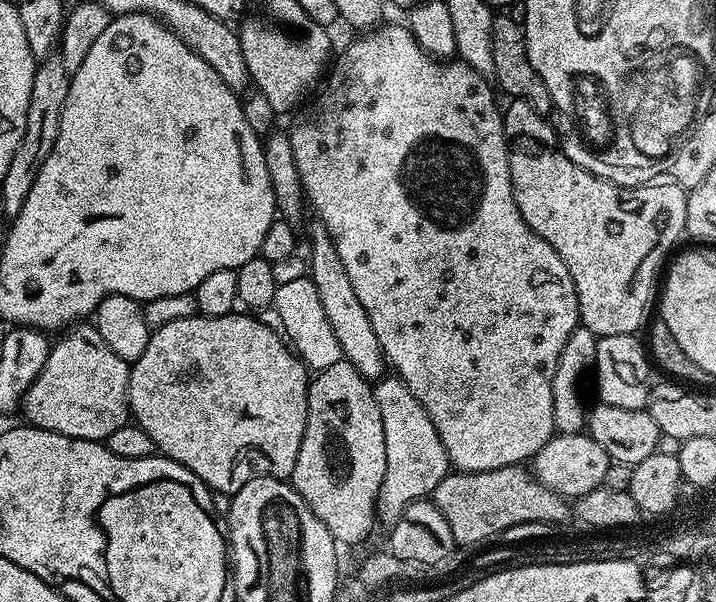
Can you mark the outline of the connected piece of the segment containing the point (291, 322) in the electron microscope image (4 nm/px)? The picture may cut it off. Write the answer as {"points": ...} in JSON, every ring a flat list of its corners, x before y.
{"points":[[298,276,286,282,281,281,276,288,274,312,282,324,281,329,289,340,293,351,304,361,305,365,313,373,326,370,326,366,334,366,334,362,343,359,341,347,326,319,326,312,322,308,322,302,318,297,317,288,311,277]]}

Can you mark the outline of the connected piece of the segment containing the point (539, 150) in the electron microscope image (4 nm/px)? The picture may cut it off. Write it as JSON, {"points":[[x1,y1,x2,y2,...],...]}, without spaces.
{"points":[[509,99,507,103,508,108,506,104,502,115,504,138,508,142,508,169,514,202,526,226,530,226,538,238,550,242,558,258,566,262,566,269,569,270,574,290,577,291,579,323,589,328,597,338,639,333,653,315,662,269,669,259,668,251,679,242,680,235,685,235,688,192,671,182,620,188,608,180,598,178,593,172,587,172,573,157,571,160,556,145,555,130,547,124,549,121,545,117,537,114,534,106,525,100]]}

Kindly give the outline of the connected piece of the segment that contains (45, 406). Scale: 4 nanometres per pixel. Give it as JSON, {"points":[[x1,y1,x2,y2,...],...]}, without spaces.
{"points":[[77,322,63,333,60,341,53,343,48,350,46,366,42,366,42,374,34,378,30,390,26,390,22,413,29,425,42,430,50,430,58,434,66,434,79,440,107,441,114,430,129,423,130,409,128,406,128,373,129,361,118,358,106,342,102,342,102,334,91,323]]}

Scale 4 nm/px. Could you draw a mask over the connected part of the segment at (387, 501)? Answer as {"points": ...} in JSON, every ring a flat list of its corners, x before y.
{"points":[[395,374,385,375,375,381,372,393,378,402,378,414,382,414,382,434,386,434,386,474,382,474,382,490,376,499,376,518,381,525,391,526,402,518,406,506,415,500,431,497,438,482,450,471,446,446,430,422,430,414,410,394,410,390]]}

